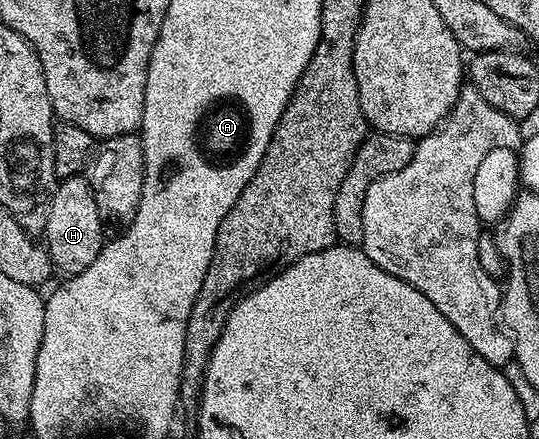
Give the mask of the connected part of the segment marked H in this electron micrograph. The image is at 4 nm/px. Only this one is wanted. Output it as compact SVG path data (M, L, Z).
M80 174L60 180L56 189L53 190L51 209L47 213L47 225L43 232L43 246L49 252L49 260L53 263L54 268L58 272L62 271L62 276L68 277L83 273L83 269L87 269L87 265L91 265L91 261L95 261L95 257L99 257L101 248L107 239L107 235L101 232L101 227L103 228L103 220L95 205L95 197L91 193L88 178L84 174Z

